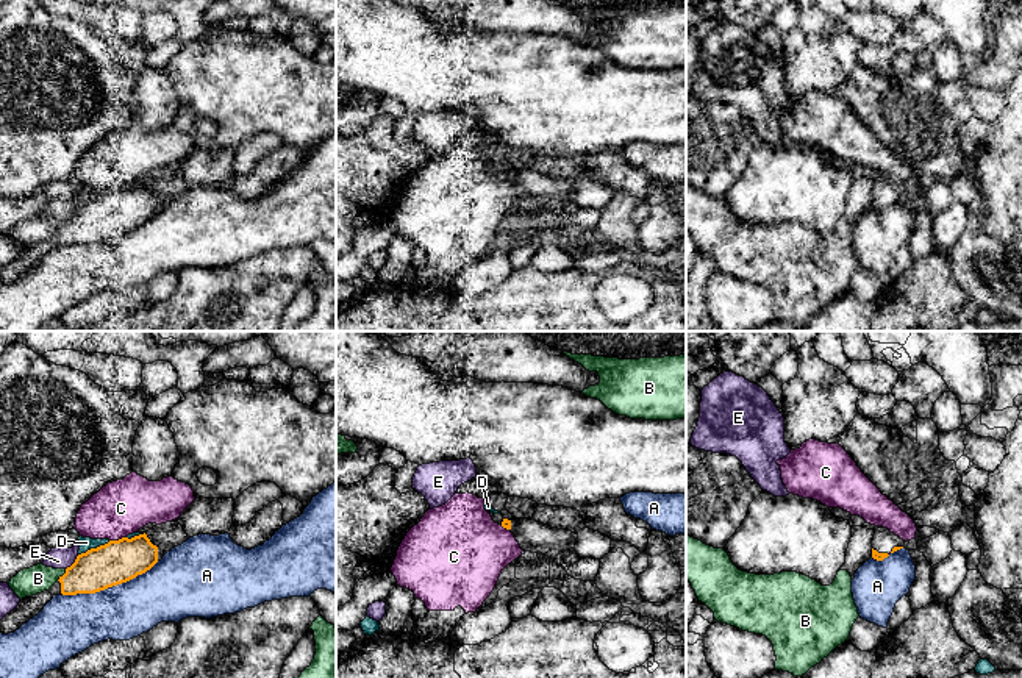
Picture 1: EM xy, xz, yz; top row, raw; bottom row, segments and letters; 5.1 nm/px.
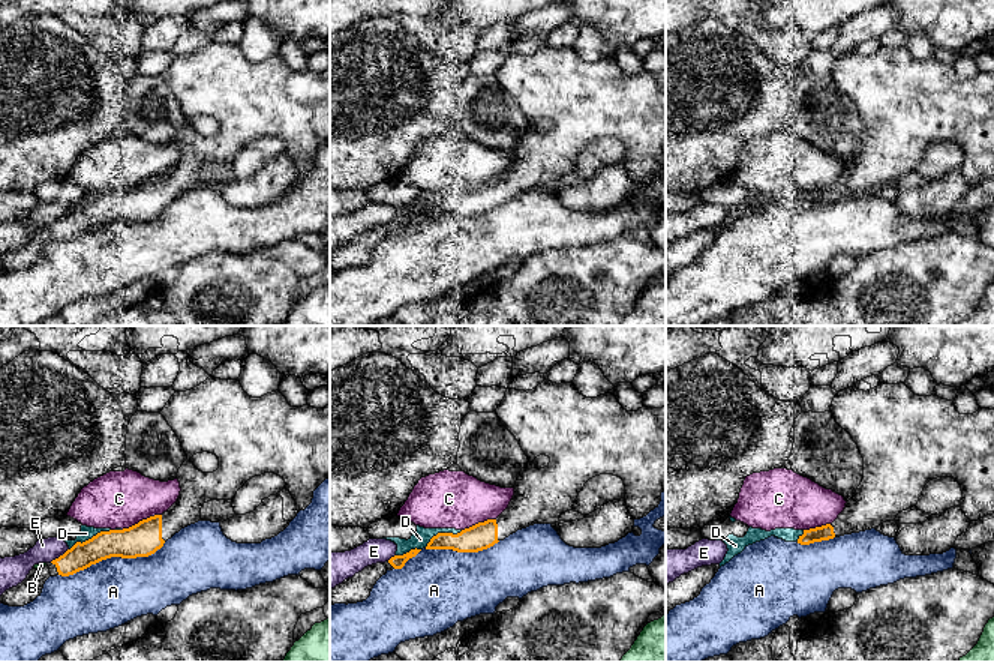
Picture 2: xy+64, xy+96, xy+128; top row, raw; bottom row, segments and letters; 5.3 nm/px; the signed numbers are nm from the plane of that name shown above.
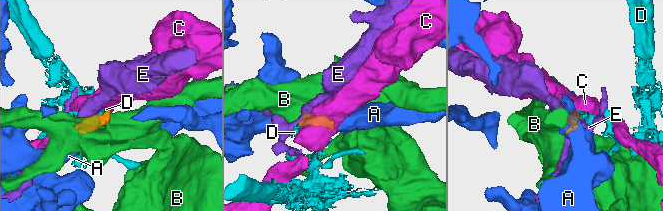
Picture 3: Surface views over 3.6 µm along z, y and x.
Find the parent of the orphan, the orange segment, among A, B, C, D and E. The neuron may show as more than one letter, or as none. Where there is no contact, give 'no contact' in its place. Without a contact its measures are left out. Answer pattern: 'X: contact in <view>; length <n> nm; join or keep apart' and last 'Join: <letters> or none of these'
A: contact in xy; length 550 nm; keep apart
B: contact in xy; length 80 nm; keep apart
C: contact in xy; length 90 nm; keep apart
D: contact in xy; length 180 nm; keep apart
E: contact in xy; length 100 nm; keep apart
Join: none of these

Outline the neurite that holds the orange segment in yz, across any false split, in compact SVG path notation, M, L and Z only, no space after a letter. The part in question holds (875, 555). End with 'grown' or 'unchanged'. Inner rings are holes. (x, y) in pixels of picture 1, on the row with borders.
M875 526L875 534L872 541L872 558L883 561L891 553L905 547L905 541L891 533L888 528Z; grown

